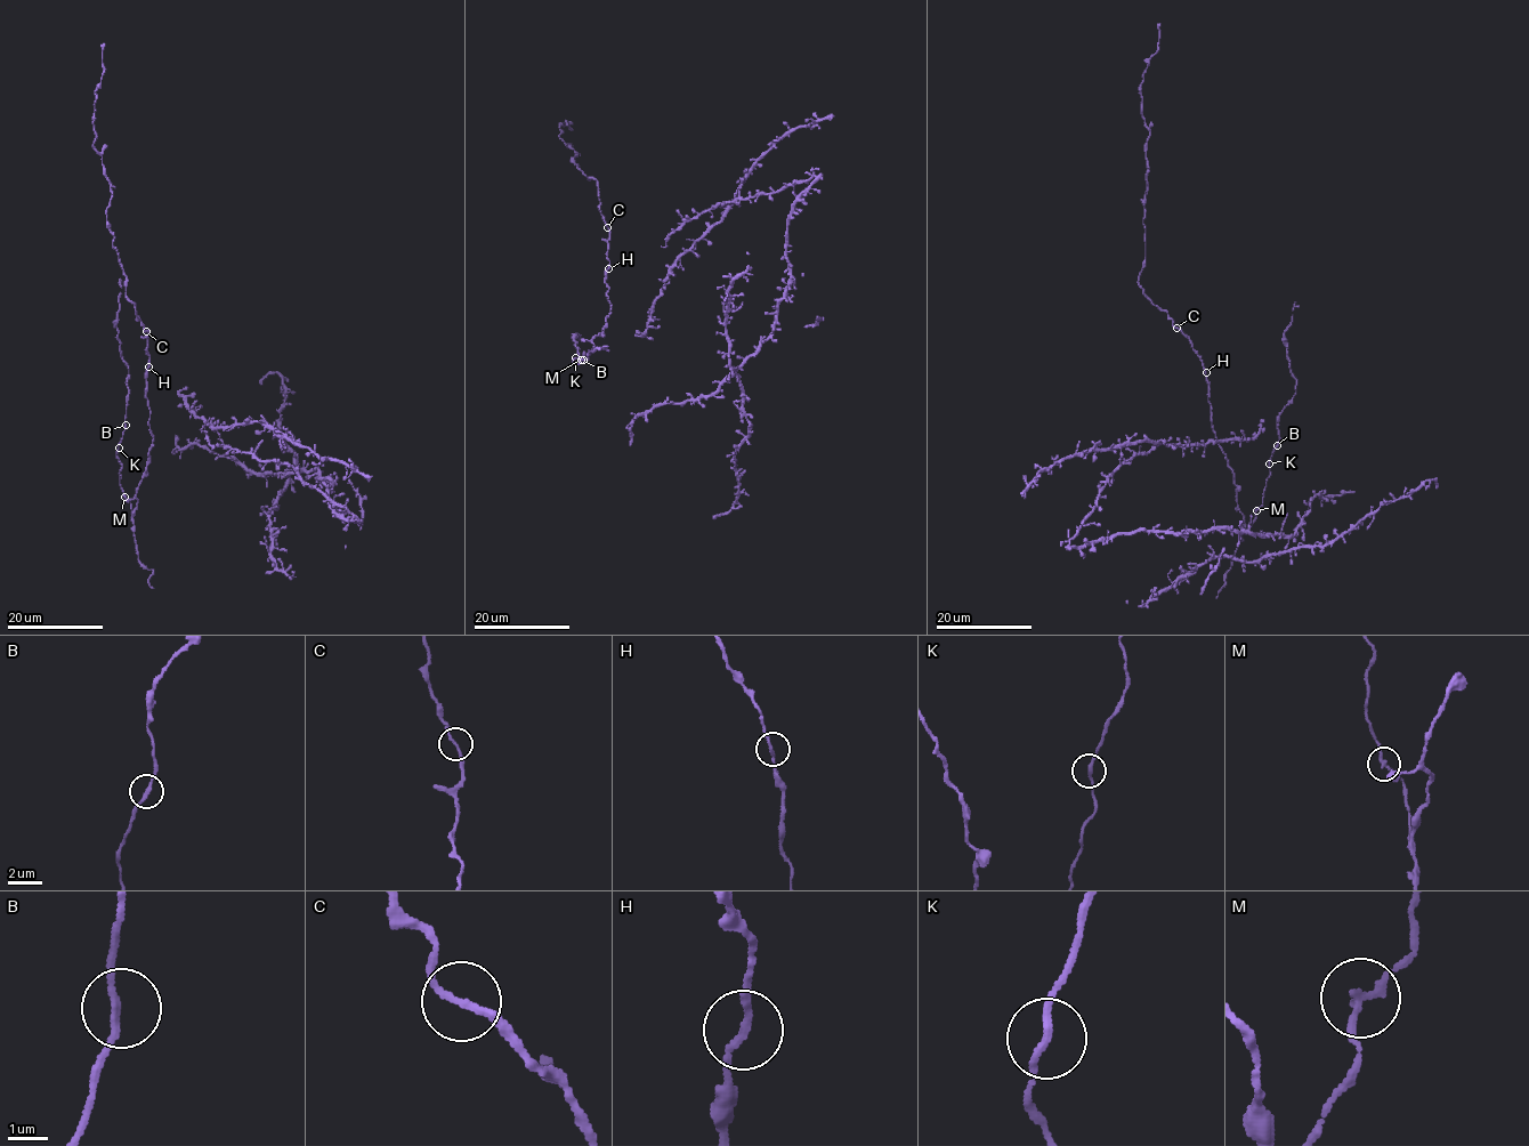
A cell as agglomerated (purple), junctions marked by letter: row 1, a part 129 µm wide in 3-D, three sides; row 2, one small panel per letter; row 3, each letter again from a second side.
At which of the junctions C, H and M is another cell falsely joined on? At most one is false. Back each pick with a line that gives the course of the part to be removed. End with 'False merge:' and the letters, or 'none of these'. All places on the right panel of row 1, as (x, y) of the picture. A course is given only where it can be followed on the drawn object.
False merge: none of these

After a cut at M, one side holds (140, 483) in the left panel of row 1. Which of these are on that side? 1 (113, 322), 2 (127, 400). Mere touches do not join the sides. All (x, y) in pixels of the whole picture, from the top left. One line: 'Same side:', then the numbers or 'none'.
Same side: none

